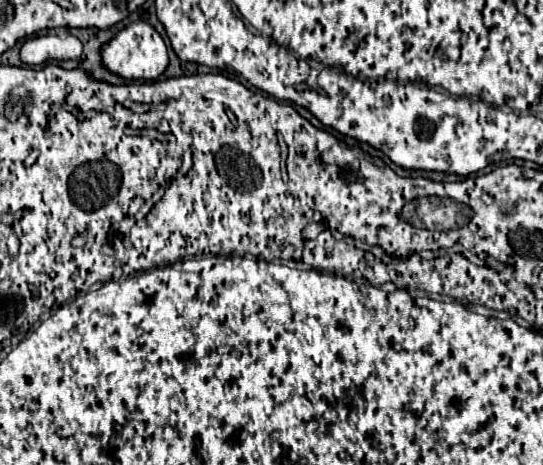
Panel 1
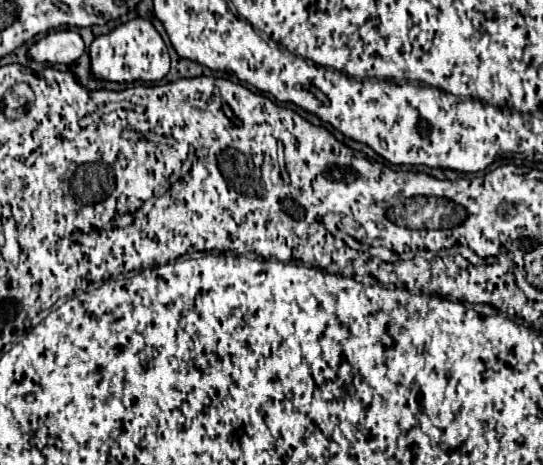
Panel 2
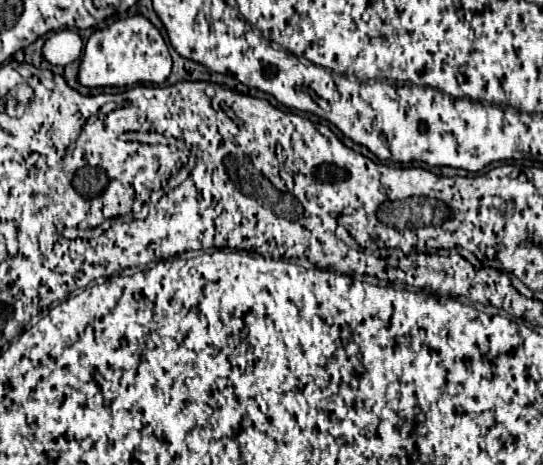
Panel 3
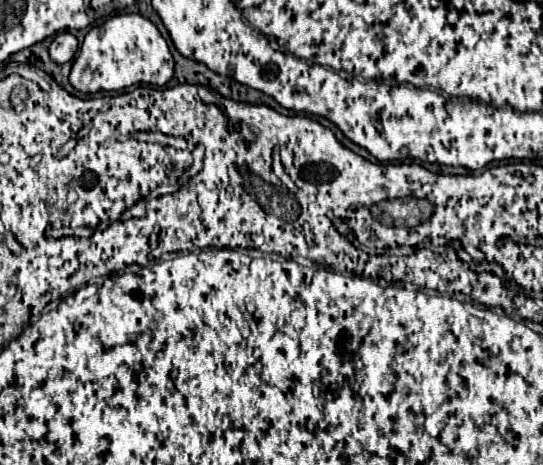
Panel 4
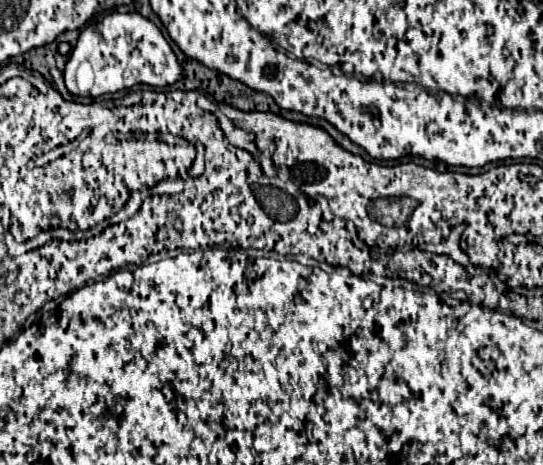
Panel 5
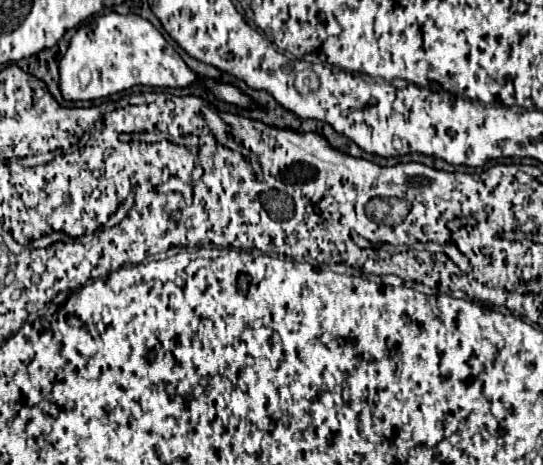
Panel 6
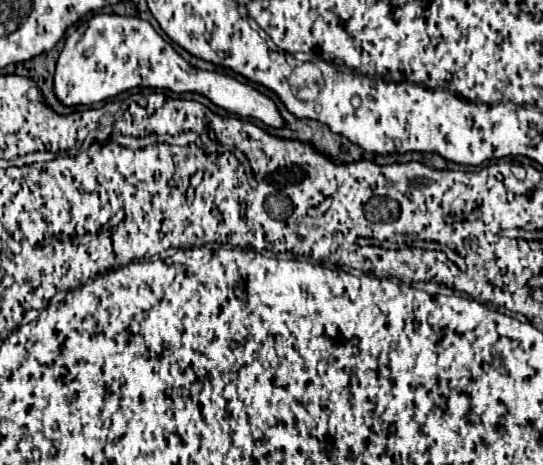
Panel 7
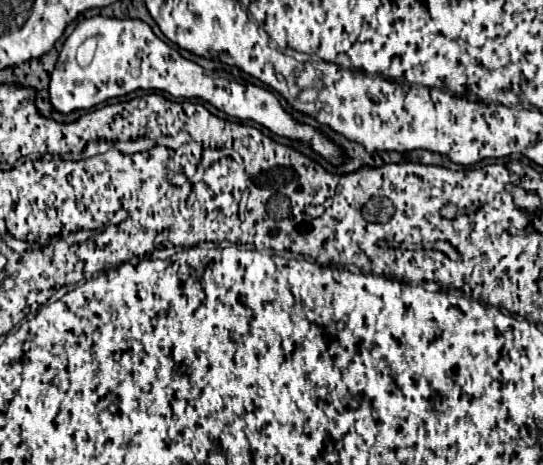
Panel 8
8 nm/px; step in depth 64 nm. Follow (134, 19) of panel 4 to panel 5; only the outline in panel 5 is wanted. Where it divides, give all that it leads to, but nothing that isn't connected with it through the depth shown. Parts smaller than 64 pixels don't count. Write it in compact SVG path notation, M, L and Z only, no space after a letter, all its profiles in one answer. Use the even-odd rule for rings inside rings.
M111 12L100 24L88 24L80 30L78 42L64 68L64 84L70 94L90 98L132 88L134 84L148 84L154 88L172 86L184 78L184 70L174 52L170 52L170 44L150 20L137 12Z

